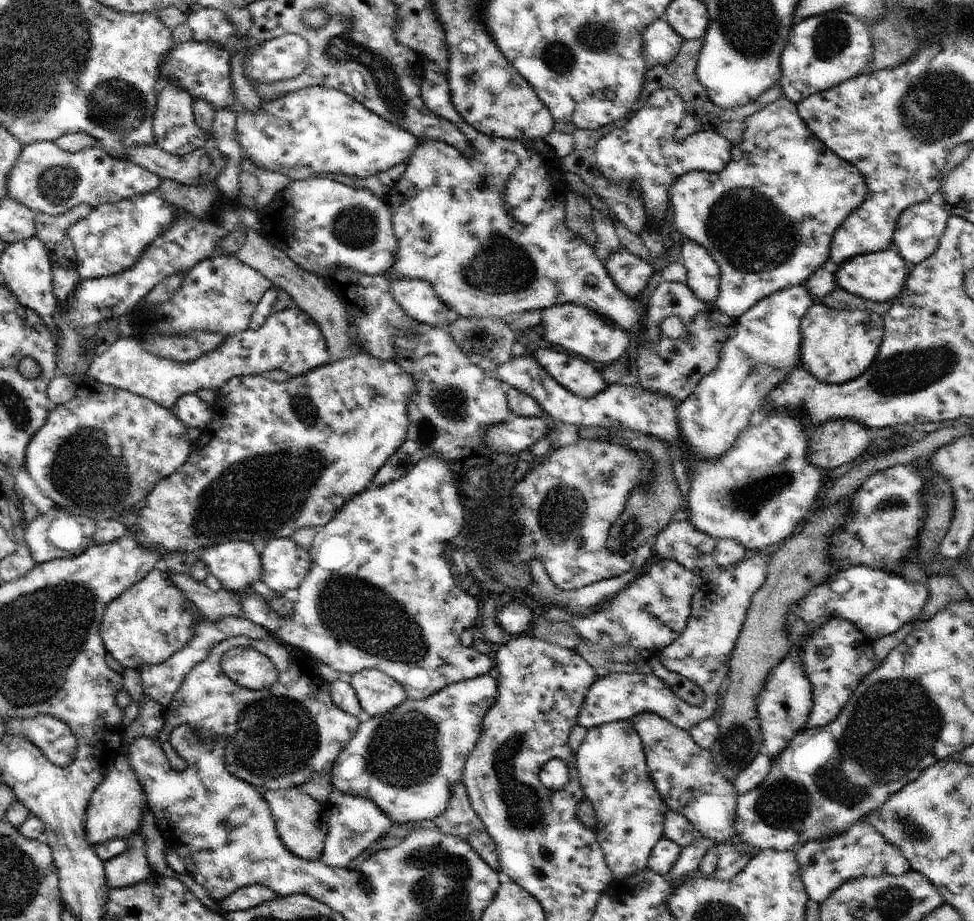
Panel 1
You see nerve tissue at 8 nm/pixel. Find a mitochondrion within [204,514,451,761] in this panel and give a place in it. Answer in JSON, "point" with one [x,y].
{"point":[353,610]}

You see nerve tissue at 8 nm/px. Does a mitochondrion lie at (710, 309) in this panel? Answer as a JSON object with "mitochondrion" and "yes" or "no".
{"mitochondrion":"no"}

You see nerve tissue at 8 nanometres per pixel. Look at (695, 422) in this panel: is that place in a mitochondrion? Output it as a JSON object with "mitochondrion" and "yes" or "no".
{"mitochondrion":"no"}

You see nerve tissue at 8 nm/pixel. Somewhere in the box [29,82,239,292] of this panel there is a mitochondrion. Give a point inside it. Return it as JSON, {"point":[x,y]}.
{"point":[55,184]}

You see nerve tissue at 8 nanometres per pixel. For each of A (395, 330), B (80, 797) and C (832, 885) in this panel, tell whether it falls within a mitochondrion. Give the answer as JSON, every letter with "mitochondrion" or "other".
{"A":"other","B":"other","C":"other"}

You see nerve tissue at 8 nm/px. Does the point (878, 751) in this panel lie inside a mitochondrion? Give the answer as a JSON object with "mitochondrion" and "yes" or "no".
{"mitochondrion":"yes"}

